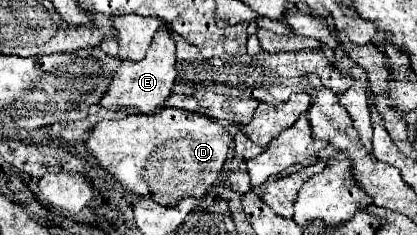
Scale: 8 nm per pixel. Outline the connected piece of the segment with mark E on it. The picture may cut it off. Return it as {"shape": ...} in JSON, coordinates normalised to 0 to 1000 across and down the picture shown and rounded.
{"shape":[[[393,111],[393,128],[379,128],[369,145],[369,170],[341,264],[293,264],[288,298],[278,298],[278,332],[269,332],[269,366],[254,383],[240,443],[264,468],[331,460],[321,477],[336,477],[336,485],[379,477],[374,460],[388,451],[403,400],[412,391],[417,340],[422,340],[417,272],[422,272],[422,179],[412,162],[408,111]]]}

